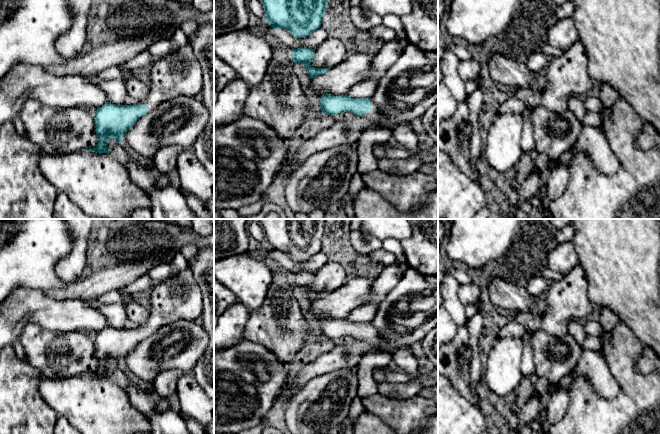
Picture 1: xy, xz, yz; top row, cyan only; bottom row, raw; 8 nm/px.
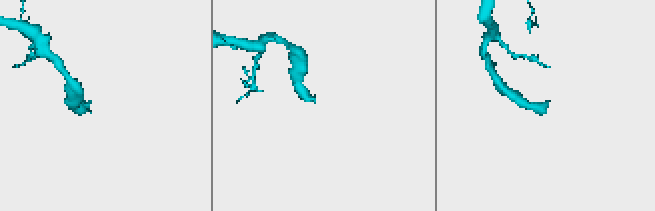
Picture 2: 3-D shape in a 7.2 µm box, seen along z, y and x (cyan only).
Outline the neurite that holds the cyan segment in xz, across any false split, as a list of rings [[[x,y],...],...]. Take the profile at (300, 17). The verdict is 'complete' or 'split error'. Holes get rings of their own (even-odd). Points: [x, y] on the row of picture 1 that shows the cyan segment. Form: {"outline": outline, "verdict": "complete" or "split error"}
{"outline": [[[260,0],[264,18],[273,30],[287,30],[295,38],[305,38],[321,27],[328,0]]], "verdict": "complete"}

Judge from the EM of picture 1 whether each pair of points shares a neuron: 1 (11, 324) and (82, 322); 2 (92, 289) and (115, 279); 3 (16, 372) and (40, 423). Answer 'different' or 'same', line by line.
1: same
2: same
3: same

